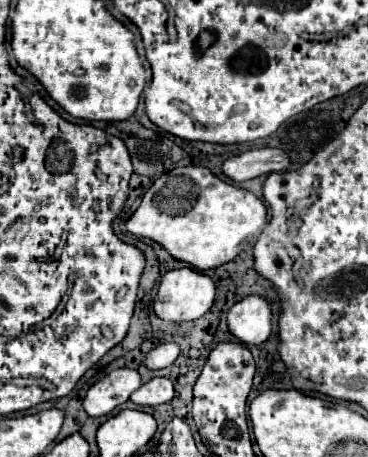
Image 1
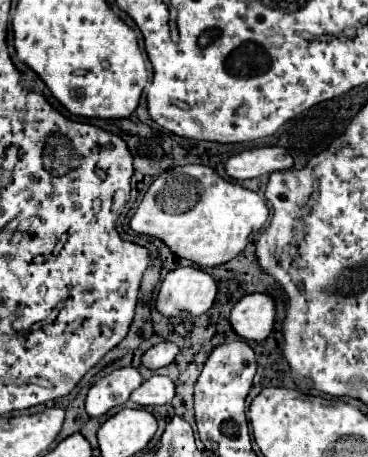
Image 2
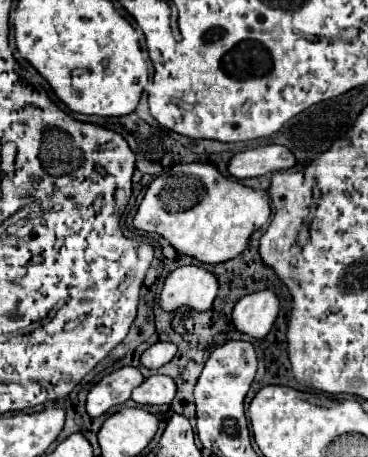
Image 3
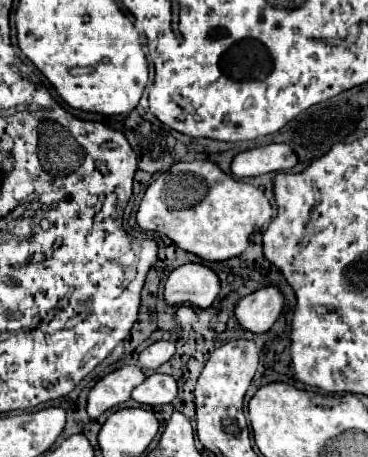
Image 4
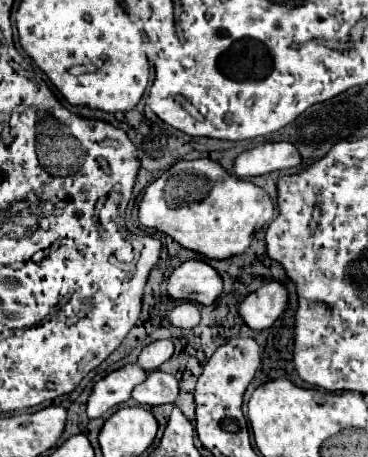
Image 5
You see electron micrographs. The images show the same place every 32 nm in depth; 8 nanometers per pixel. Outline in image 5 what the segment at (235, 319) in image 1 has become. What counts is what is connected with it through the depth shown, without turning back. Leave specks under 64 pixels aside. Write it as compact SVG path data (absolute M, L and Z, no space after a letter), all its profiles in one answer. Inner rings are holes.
M266 282L240 302L238 316L252 330L266 330L284 312L286 300L288 300L286 286L278 282Z

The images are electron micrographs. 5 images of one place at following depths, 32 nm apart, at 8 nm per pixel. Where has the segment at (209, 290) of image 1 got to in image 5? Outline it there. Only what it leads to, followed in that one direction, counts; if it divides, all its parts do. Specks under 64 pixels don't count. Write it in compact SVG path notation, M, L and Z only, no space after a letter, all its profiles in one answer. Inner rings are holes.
M188 260L178 266L166 286L166 296L170 300L194 302L200 306L210 306L222 292L222 278L204 260Z

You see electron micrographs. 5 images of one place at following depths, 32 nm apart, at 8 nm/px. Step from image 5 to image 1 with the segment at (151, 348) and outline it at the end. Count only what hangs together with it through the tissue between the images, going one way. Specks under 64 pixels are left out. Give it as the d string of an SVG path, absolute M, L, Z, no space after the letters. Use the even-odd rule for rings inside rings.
M162 342L156 348L152 348L146 356L146 366L150 370L160 370L160 368L168 368L174 364L174 360L178 358L180 348L174 342Z

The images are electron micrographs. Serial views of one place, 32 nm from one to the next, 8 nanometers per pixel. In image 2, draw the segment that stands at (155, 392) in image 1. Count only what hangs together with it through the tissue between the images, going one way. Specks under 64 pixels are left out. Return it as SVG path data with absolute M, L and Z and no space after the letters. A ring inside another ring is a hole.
M152 376L130 396L138 406L158 406L168 404L174 398L174 382L168 376Z

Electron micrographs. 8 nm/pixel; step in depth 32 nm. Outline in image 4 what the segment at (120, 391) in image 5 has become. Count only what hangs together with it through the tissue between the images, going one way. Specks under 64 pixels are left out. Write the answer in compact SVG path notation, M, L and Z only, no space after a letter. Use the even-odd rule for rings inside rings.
M124 366L98 380L88 394L88 416L98 418L106 410L126 402L132 390L142 384L144 378L146 376L138 366Z

